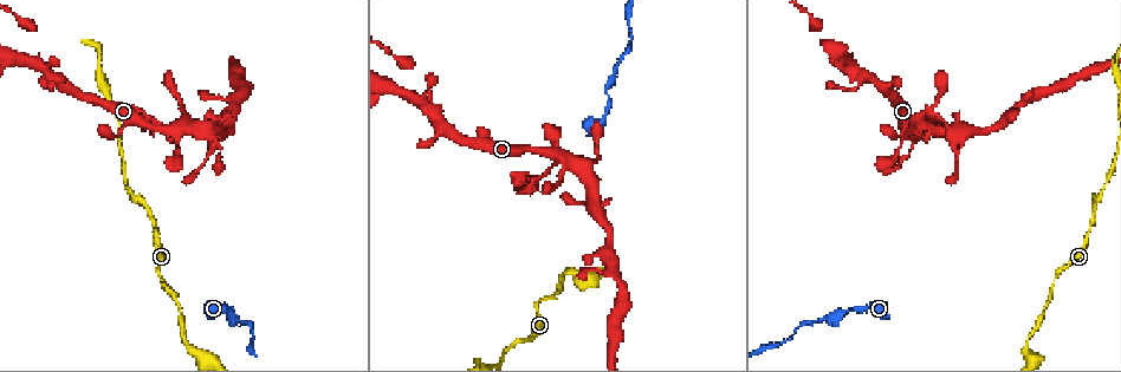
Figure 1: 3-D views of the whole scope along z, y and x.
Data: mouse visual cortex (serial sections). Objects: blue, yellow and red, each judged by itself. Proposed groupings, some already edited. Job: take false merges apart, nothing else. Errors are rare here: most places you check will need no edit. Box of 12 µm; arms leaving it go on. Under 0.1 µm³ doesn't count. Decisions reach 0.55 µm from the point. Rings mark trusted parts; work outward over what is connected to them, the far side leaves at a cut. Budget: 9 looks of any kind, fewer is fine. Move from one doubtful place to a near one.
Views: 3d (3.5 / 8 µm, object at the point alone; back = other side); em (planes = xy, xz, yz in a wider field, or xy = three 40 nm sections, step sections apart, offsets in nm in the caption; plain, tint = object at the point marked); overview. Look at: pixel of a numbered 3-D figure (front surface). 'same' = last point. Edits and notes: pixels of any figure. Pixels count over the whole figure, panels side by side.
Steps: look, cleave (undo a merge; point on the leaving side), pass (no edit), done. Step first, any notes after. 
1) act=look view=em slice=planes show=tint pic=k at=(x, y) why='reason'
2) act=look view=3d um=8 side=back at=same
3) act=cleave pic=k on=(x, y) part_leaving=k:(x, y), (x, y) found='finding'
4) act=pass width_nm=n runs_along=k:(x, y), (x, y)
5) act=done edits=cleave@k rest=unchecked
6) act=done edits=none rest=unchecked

act=look view=3d um=3.5 pic=1 at=(850, 310) why='sudden change in width'

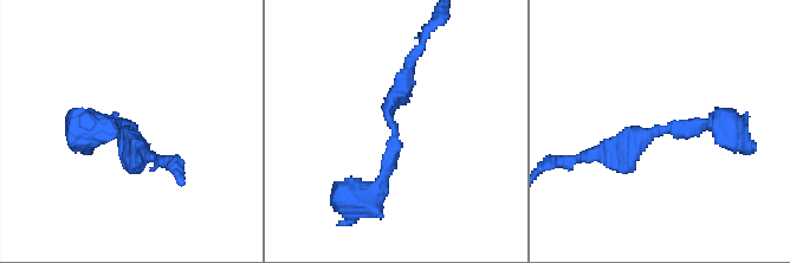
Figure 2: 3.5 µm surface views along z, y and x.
act=look view=em slice=xy step=3 show=tint pic=2 at=(394, 129) arm_widths_nm=150,250

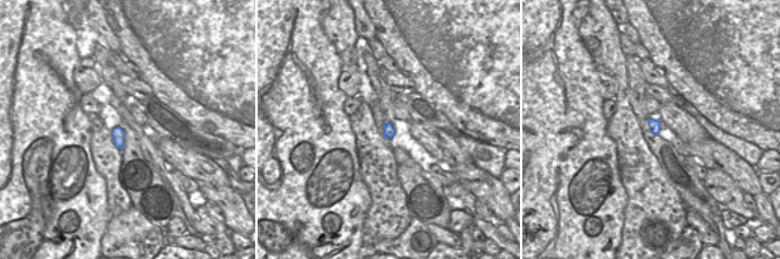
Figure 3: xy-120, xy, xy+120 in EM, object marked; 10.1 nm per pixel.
act=look view=em slice=xy step=5 show=tint at=same

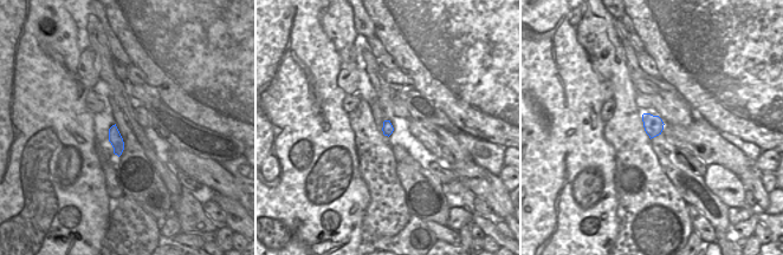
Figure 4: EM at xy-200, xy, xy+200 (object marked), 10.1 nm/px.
act=pass runs_along=2:(364, 198), (389, 167), (389, 107), (412, 64) found='continuous, no second cell'

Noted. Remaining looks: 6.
act=look view=3d um=8 pic=1 at=(630, 31) why='narrows sharply'

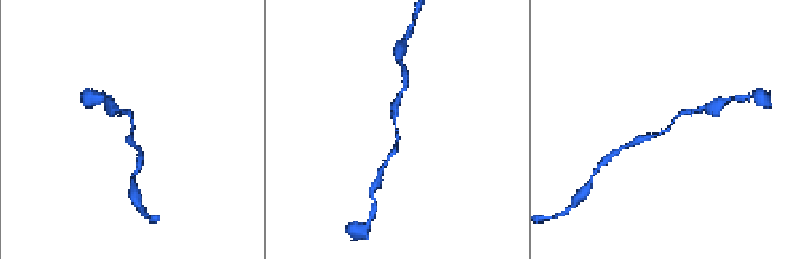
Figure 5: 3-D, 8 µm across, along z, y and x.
act=look view=em slice=planes show=tint pic=5 at=(663, 134) arm_widths_nm=150,200

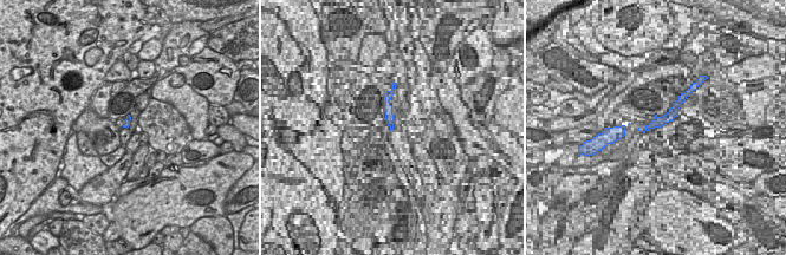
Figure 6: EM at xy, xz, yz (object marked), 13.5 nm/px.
act=pass runs_along=5:(687, 112), (680, 114), (666, 131), (632, 143) found='continuous, no second cell'

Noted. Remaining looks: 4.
act=look view=3d um=3.5 pic=1 at=(541, 298) why='thin neck'

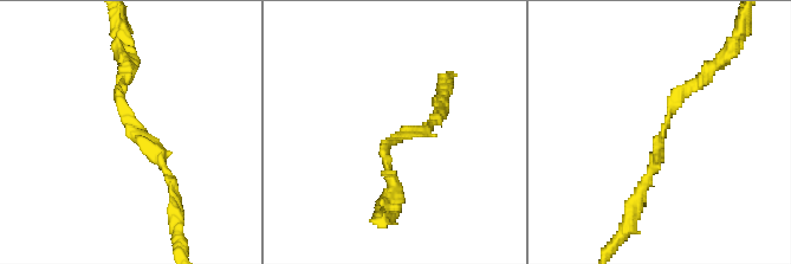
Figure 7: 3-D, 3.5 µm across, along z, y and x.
act=look view=em slice=xy step=2 show=tint pic=7 at=(131, 128) arm_widths_nm=150,150 why='need the tissue'

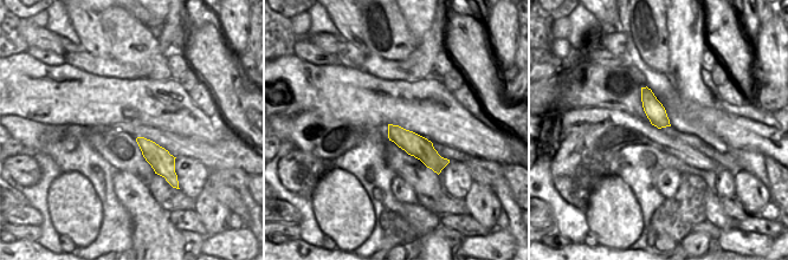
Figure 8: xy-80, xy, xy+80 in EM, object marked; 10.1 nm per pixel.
act=pass width_nm=220 runs_along=8:(391, 128), (432, 158), (438, 158) found='all the same cell'

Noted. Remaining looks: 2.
act=look view=3d um=3.5 pic=1 at=(840, 60) why='thin neck'

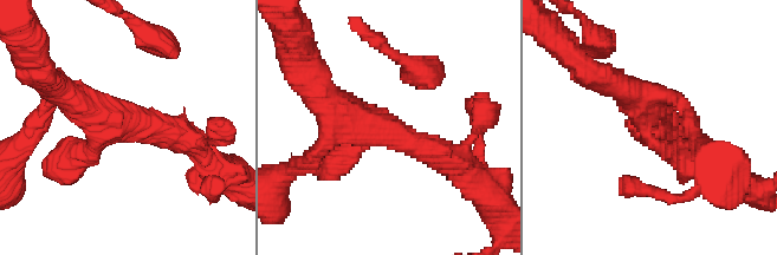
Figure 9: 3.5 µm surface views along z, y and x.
act=look view=em slice=xy step=1 show=tint pic=9 at=(120, 124) arms=3 arm_widths_nm=350,350,450

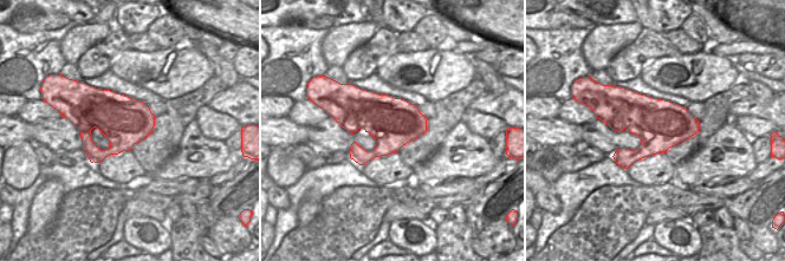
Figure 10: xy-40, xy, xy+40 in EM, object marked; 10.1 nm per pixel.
act=pass runs_along=9:(451, 159), (344, 115), (334, 93) found='continuous, no second cell'

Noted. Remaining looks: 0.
act=done edits=none rest=unchecked

